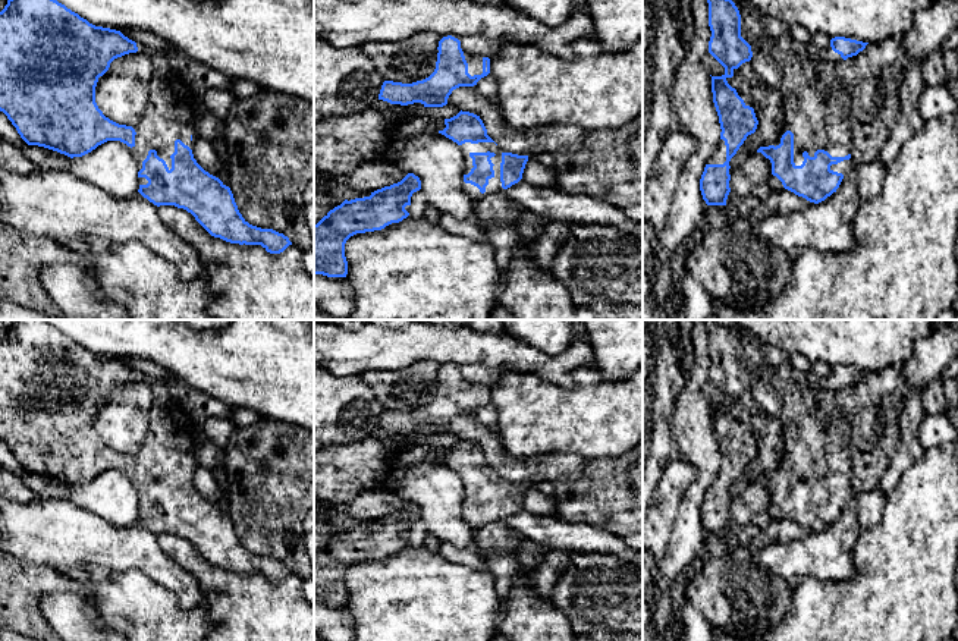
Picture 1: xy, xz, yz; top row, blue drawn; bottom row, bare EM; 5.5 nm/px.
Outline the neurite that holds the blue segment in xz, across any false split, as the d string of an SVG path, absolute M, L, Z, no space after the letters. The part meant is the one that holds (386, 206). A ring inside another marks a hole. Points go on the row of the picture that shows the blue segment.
M408 173L401 182L371 192L370 197L345 199L314 224L314 274L346 277L346 241L365 232L381 230L409 216L405 210L421 180Z

